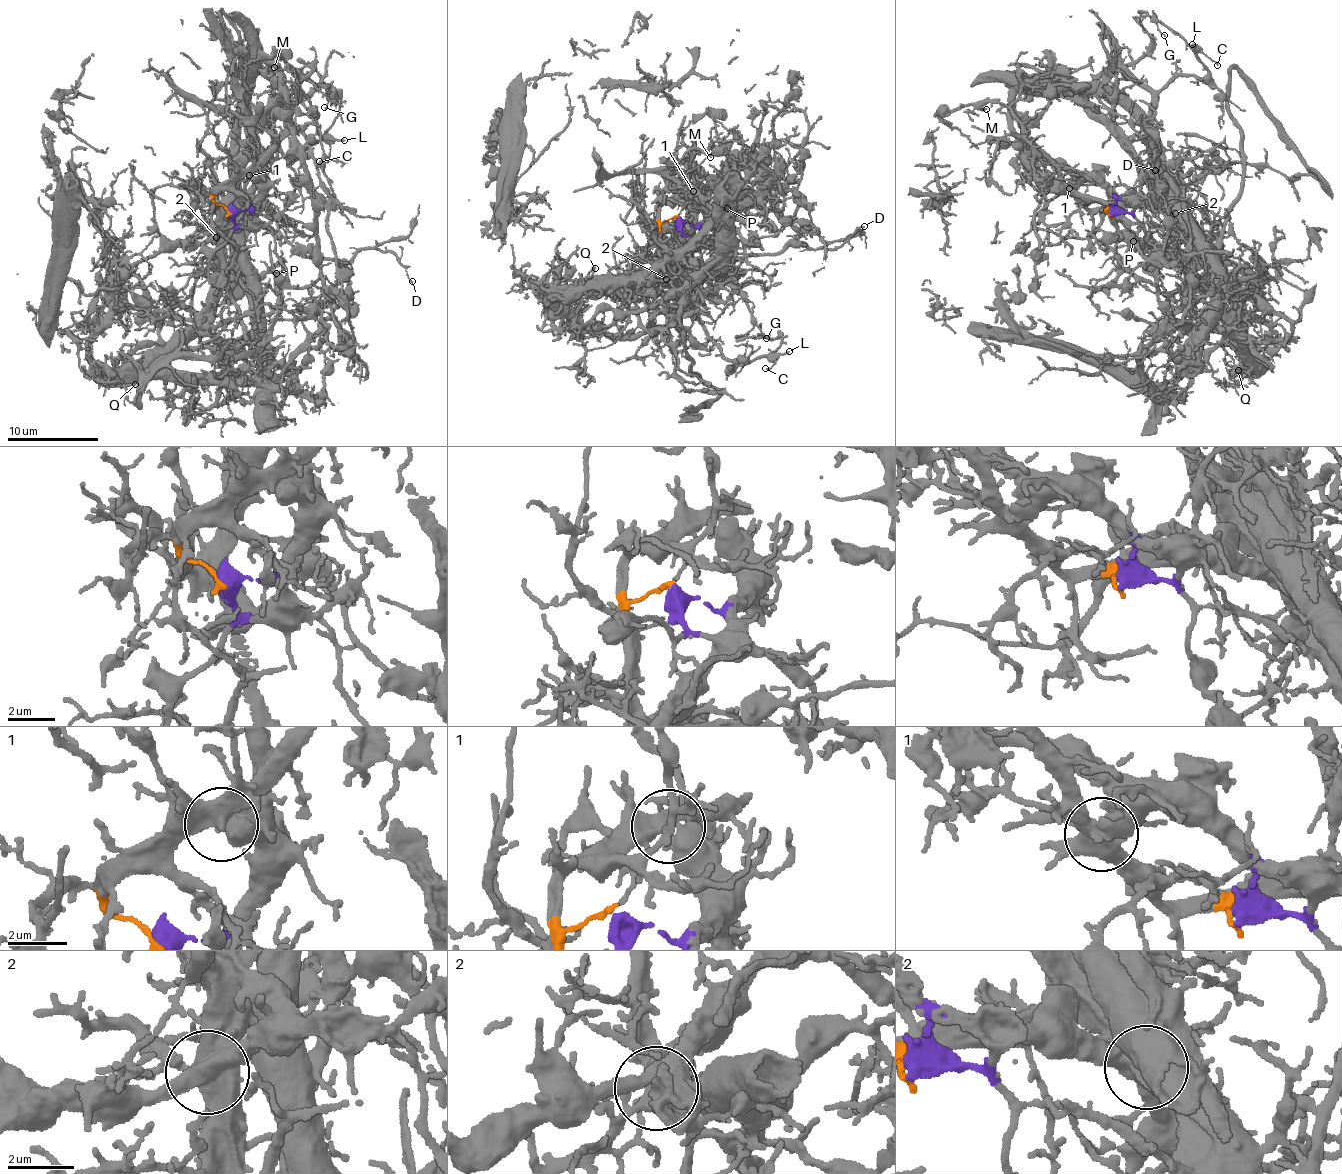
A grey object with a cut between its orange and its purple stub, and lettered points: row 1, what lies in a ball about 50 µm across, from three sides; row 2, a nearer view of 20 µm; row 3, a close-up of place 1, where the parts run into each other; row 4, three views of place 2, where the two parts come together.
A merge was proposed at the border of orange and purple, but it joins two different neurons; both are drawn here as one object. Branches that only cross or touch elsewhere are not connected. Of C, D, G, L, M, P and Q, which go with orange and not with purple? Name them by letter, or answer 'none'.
M, Q

